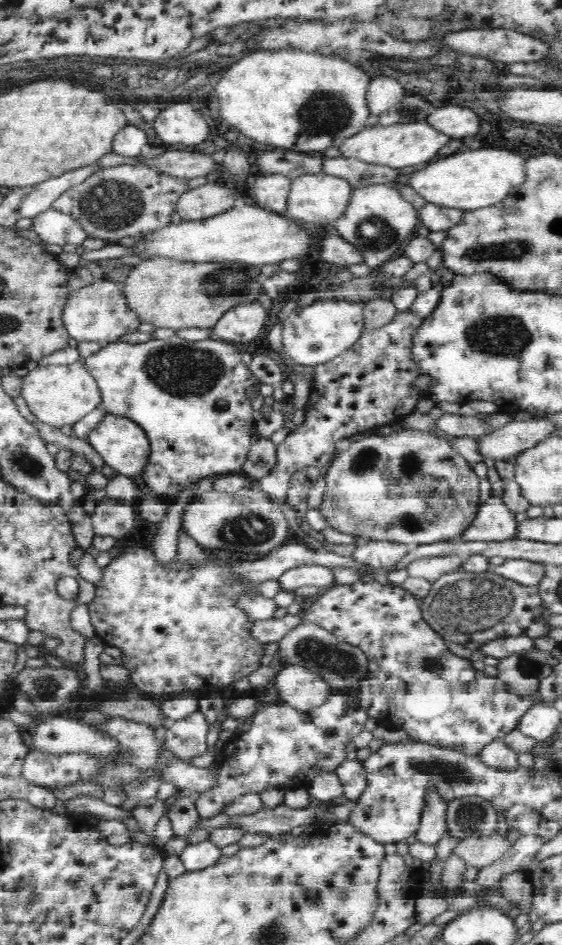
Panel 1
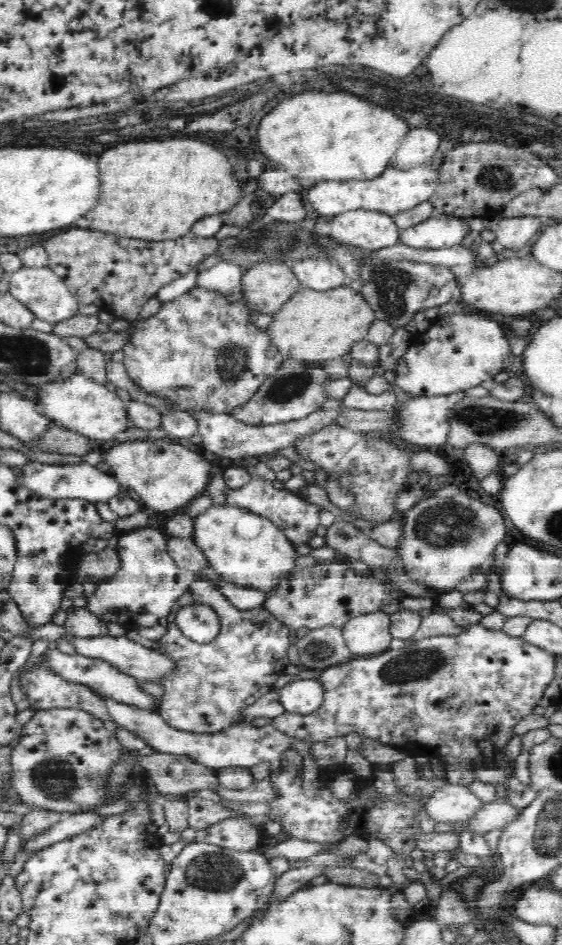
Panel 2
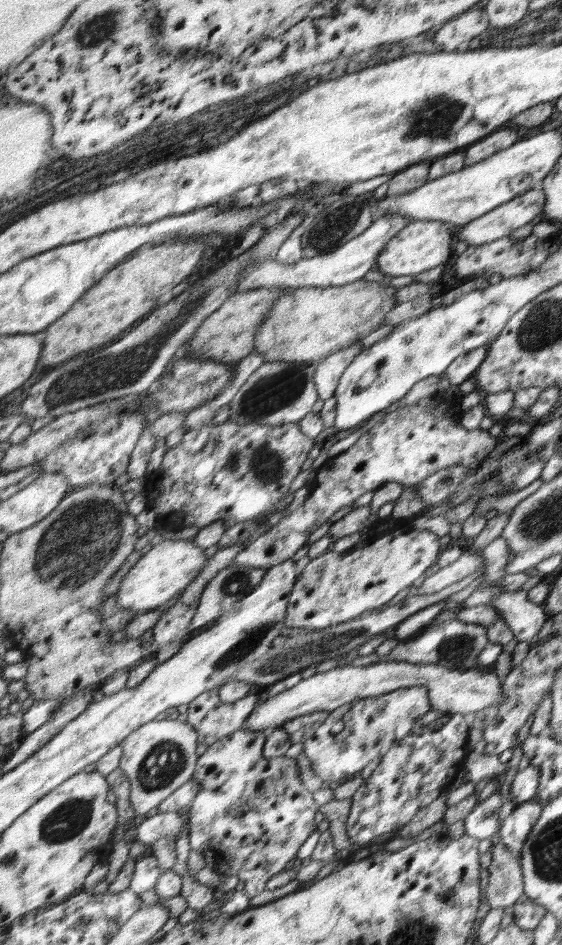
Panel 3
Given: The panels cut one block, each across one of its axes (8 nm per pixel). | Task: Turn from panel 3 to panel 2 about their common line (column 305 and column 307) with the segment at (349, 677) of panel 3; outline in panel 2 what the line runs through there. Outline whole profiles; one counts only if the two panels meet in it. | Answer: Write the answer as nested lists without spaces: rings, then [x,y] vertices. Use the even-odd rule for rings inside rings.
[[[316,678],[290,682],[279,693],[280,702],[290,717],[310,715],[322,706],[323,686]]]

